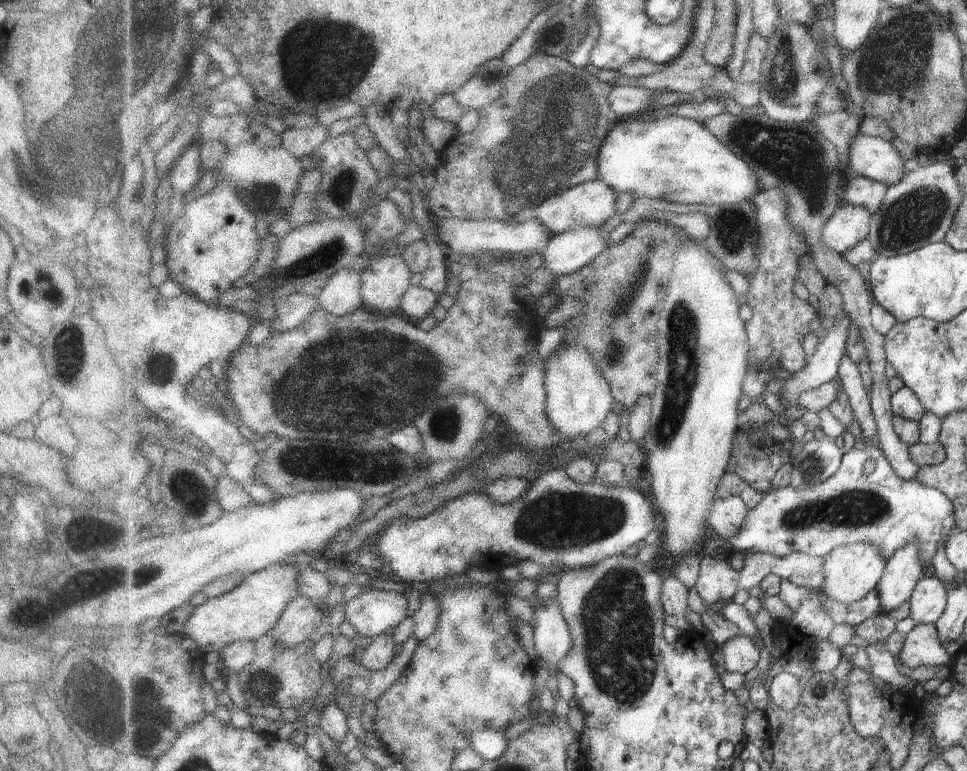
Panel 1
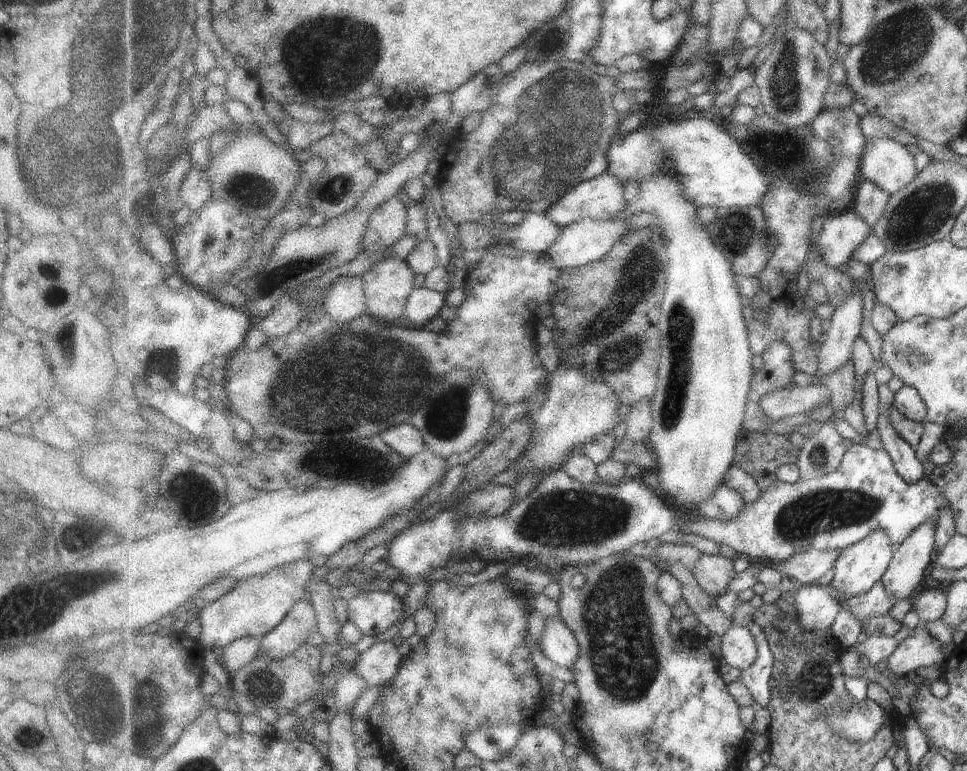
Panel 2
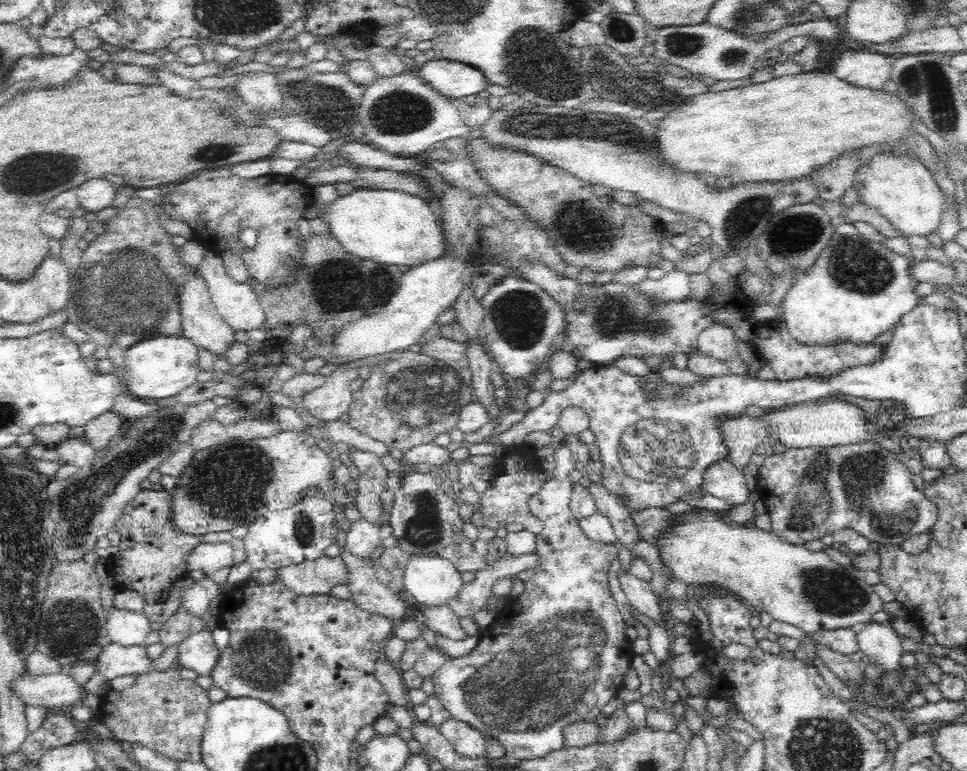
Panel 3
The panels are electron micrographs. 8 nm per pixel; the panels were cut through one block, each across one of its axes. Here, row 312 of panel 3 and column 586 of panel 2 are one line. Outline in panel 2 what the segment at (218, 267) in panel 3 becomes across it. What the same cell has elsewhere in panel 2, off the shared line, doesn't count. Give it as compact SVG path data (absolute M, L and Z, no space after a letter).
M586 218L578 223L573 223L564 228L561 236L554 245L549 247L547 254L554 262L554 265L566 271L567 269L581 268L589 263L600 261L618 242L629 233L627 232L627 224L629 218L623 220L605 219L604 221Z

